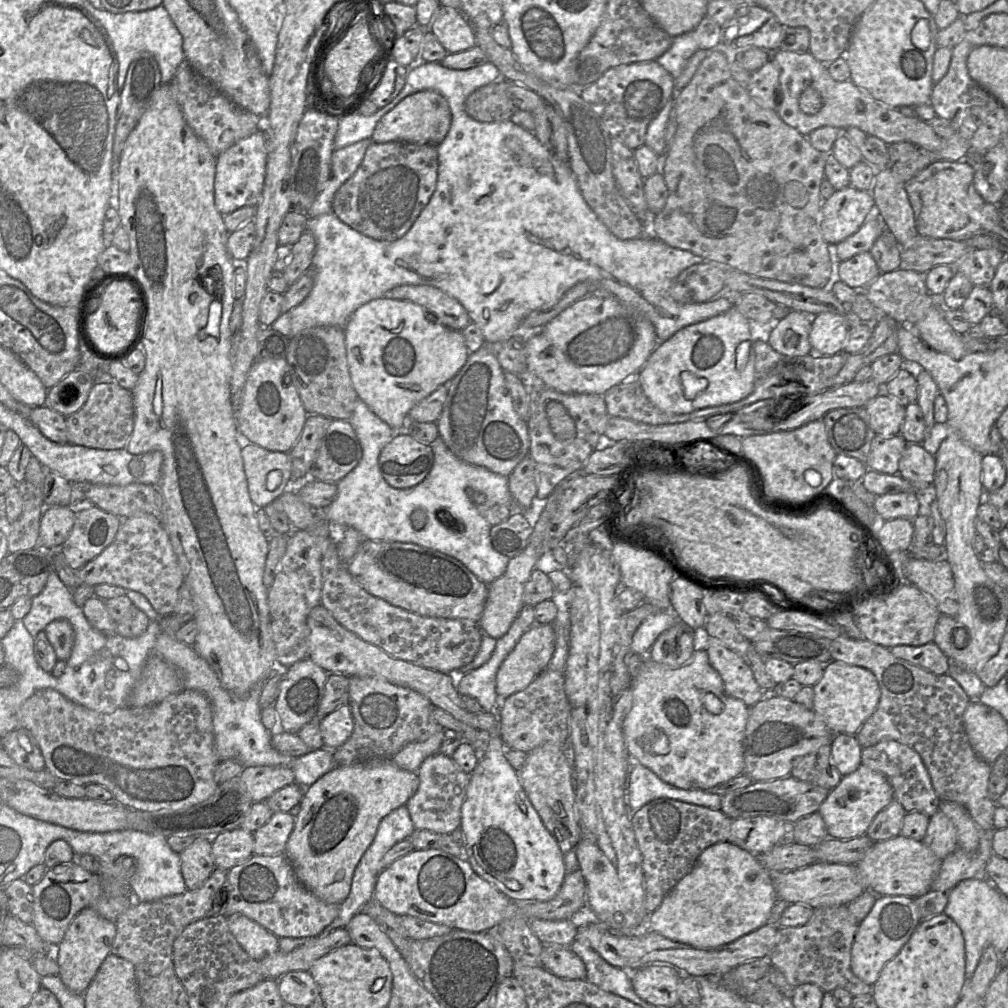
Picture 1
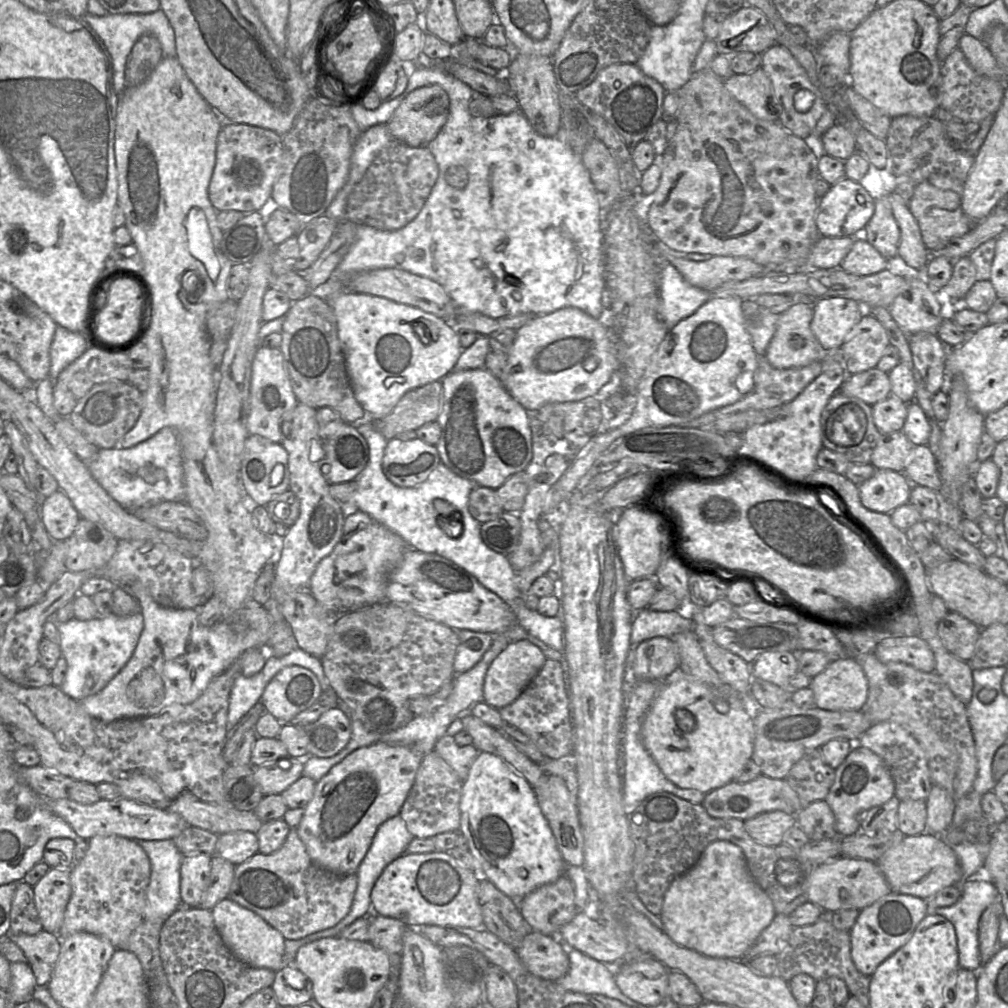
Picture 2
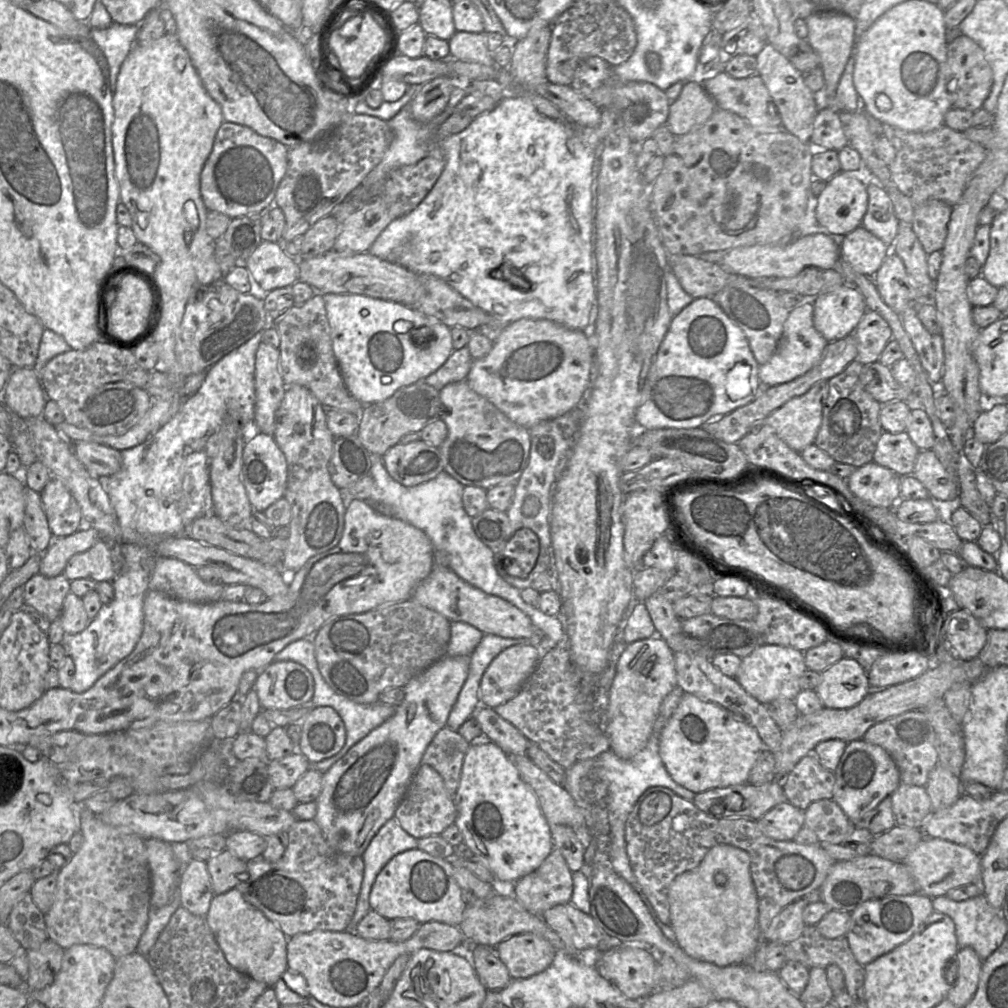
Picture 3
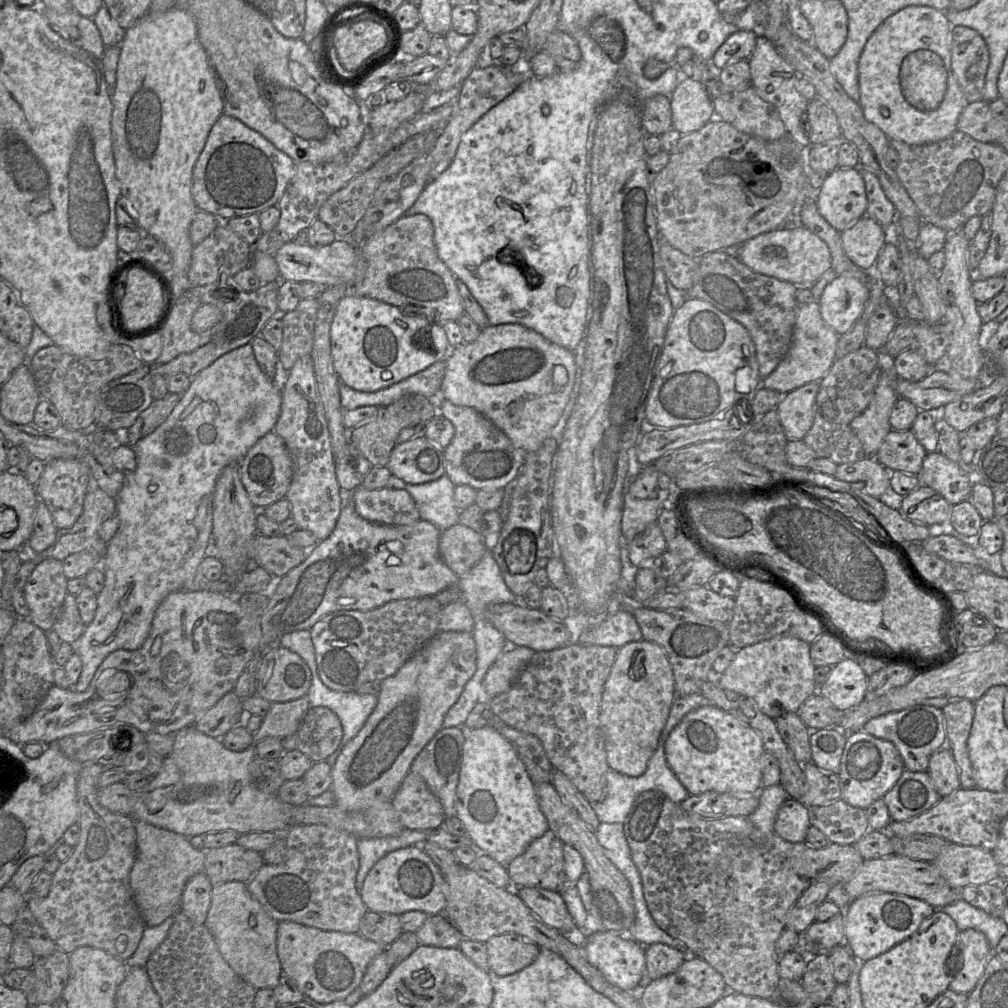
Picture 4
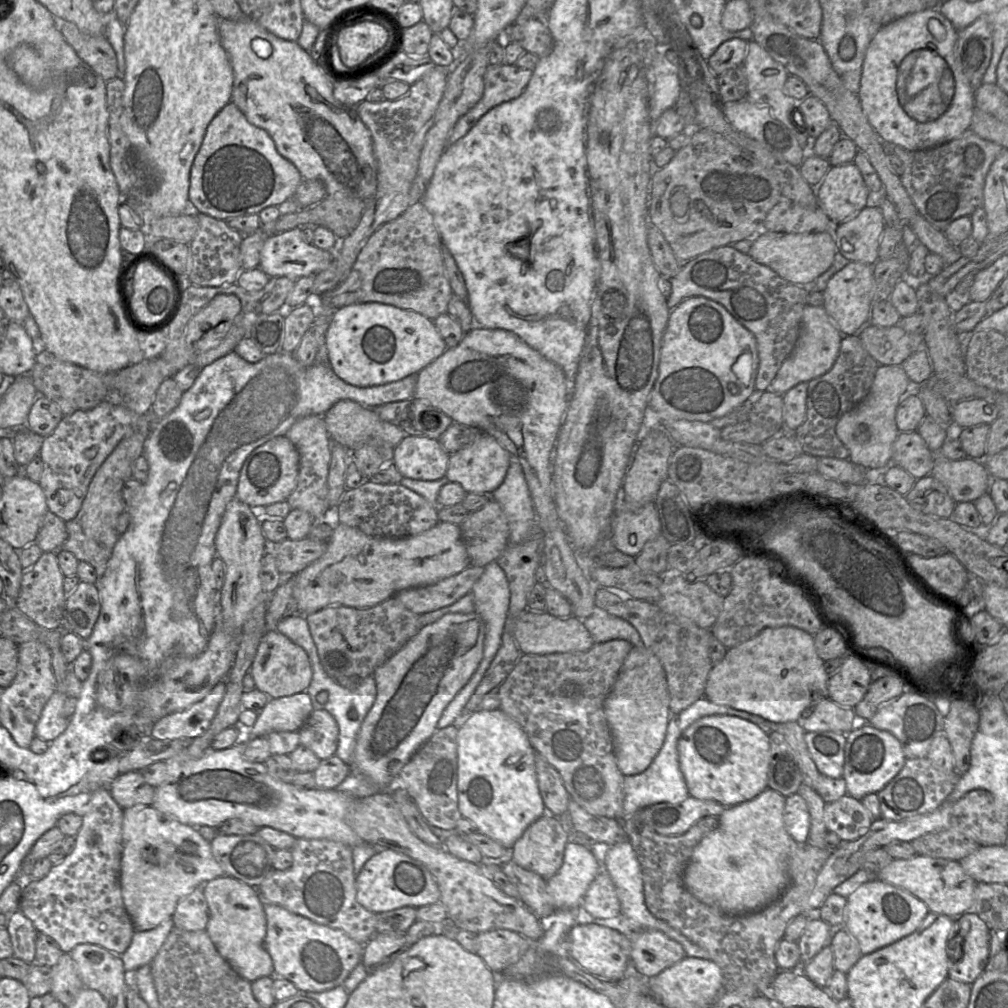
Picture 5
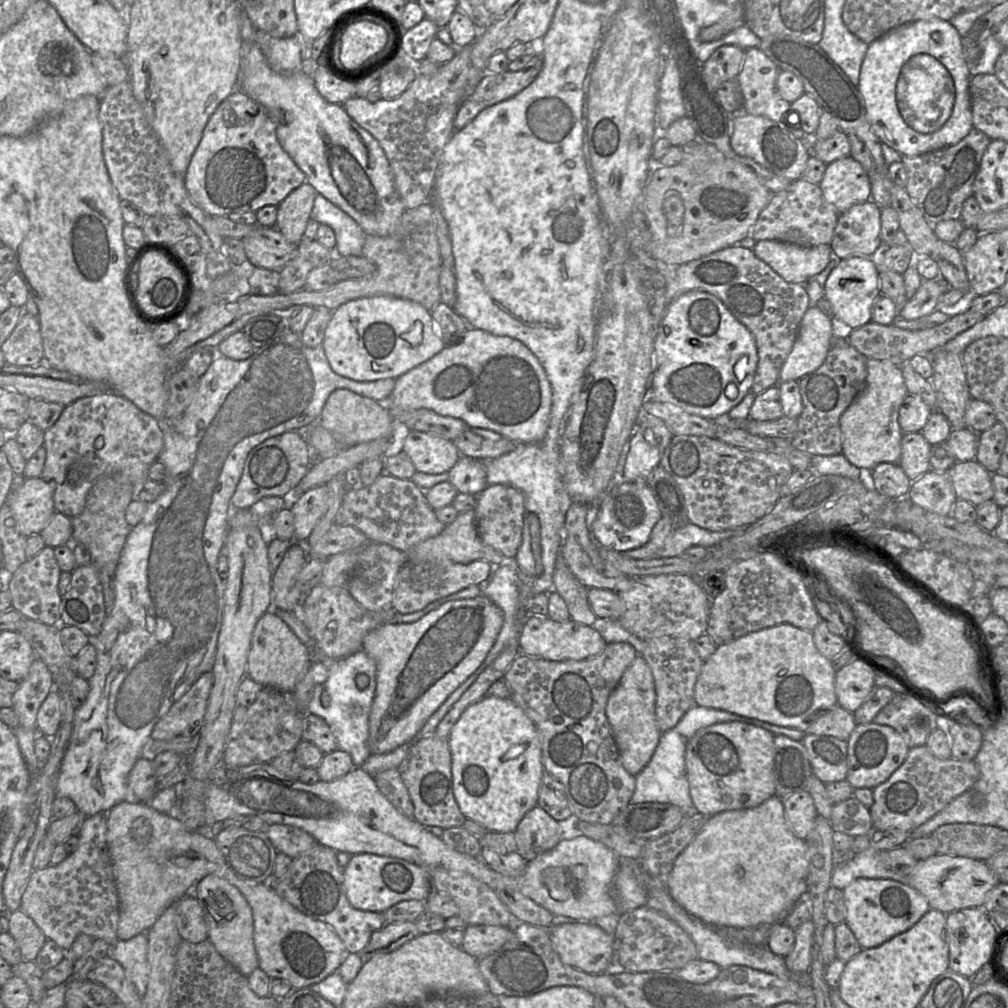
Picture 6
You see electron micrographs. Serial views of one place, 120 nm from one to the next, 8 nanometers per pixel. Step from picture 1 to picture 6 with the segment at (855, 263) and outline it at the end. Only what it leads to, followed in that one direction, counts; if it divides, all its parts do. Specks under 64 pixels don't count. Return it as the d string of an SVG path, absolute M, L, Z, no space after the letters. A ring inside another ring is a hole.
M873 200L852 206L838 217L830 243L841 258L877 257L883 249L881 208Z

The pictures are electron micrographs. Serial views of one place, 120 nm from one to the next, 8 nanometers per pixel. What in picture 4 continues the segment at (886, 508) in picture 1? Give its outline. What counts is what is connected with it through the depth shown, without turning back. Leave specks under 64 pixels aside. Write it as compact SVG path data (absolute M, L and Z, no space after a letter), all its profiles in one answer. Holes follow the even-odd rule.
M865 457L853 463L839 464L835 478L857 485L866 494L881 498L889 495L890 471L875 457Z

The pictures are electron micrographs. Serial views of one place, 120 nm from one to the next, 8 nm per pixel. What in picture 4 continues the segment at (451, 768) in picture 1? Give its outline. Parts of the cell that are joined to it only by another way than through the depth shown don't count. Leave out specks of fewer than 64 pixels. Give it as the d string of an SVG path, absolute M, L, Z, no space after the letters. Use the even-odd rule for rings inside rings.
M416 773L406 775L392 802L401 823L410 830L429 832L446 819L442 804Z

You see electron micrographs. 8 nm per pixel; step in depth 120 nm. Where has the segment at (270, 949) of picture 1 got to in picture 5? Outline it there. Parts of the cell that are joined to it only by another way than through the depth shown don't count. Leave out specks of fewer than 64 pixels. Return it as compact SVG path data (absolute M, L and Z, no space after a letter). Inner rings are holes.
M229 876L215 878L202 887L209 908L206 931L218 953L243 979L255 980L274 975L272 959L264 946L266 917L264 901L256 888Z

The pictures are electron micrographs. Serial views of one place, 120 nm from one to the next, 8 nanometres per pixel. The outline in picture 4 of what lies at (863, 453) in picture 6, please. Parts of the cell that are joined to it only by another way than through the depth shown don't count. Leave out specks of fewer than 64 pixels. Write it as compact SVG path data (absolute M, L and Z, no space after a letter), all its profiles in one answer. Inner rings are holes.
M885 368L868 407L850 422L850 428L862 443L866 457L875 457L885 436L892 429L889 416L899 398L894 380L897 377L891 368Z

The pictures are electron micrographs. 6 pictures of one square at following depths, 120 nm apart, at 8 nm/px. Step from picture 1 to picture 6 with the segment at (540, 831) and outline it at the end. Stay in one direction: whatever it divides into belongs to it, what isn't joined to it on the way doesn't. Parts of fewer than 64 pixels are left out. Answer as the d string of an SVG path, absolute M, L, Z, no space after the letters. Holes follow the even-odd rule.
M486 695L463 712L448 739L453 794L463 815L490 831L515 832L525 814L538 805L544 773L541 738L533 721L512 698Z

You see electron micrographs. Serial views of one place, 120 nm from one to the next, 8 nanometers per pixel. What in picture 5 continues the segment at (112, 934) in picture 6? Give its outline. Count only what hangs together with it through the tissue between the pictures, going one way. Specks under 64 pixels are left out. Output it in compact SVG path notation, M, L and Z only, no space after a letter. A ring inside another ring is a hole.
M109 788L95 790L90 798L88 811L82 817L82 825L75 836L76 845L62 863L52 866L40 880L25 880L20 898L20 910L32 922L38 932L54 939L63 953L70 953L78 944L95 944L121 956L129 947L135 933L121 893L120 873L123 851L122 809L112 798Z

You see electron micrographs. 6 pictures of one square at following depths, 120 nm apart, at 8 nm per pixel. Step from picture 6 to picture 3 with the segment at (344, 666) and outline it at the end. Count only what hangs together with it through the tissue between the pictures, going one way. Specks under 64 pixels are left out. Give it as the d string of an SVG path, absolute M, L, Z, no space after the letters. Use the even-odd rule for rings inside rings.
M341 694L321 697L321 705L333 707L342 718L346 729L346 742L334 756L312 763L310 768L322 773L328 771L349 749L368 735L373 729L388 720L395 712L396 706L378 701L372 704L354 702Z

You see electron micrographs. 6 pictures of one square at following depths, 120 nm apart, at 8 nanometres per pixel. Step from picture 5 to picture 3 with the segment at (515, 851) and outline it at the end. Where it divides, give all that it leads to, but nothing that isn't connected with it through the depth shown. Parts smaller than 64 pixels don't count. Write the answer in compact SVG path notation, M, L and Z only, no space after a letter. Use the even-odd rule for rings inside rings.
M554 847L536 870L523 876L514 883L502 883L502 885L511 884L513 896L521 905L530 913L542 916L548 909L571 901L573 893L572 873L561 851L557 847Z

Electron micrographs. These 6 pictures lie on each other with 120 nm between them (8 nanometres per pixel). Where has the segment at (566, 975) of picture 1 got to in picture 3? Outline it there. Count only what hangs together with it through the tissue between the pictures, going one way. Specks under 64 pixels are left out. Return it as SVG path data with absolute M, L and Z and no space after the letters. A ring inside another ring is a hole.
M533 933L508 937L495 947L495 951L512 979L528 978L544 971L556 954L549 941Z

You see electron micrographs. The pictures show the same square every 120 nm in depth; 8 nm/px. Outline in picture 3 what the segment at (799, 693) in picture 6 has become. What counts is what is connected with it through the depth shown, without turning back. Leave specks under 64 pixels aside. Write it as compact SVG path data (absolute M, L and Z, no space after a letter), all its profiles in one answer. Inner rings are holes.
M763 644L741 659L735 679L760 703L767 704L779 698L794 700L801 691L799 680L807 669L804 652L786 646Z

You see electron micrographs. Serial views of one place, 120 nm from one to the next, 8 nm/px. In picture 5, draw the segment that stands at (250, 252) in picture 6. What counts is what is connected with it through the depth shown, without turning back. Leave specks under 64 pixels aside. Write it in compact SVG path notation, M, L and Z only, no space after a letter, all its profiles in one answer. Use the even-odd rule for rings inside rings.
M294 228L268 236L260 251L259 268L271 277L298 279L312 276L330 267L333 262L330 250L322 250L302 238L301 228Z

